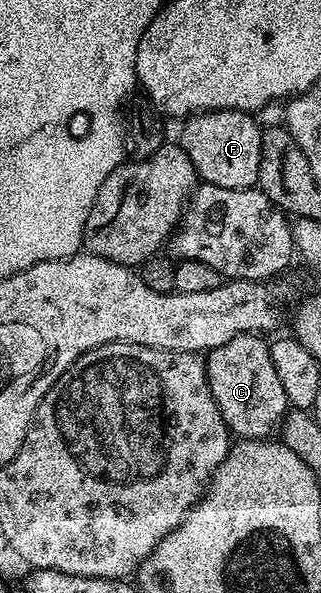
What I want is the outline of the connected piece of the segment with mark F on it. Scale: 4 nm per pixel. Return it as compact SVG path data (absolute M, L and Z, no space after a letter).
M209 110L205 114L192 114L182 123L183 151L193 160L196 173L208 186L220 186L230 190L249 190L259 181L261 152L263 151L263 130L245 110Z

